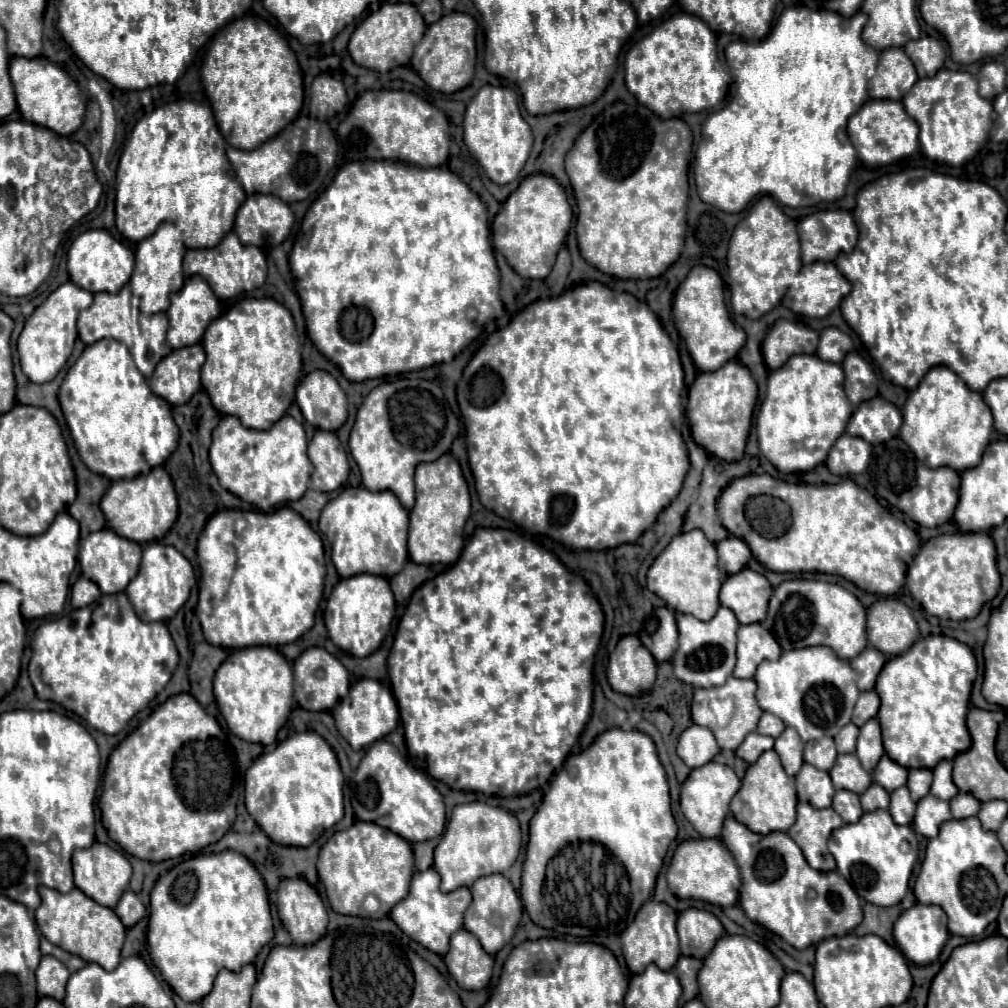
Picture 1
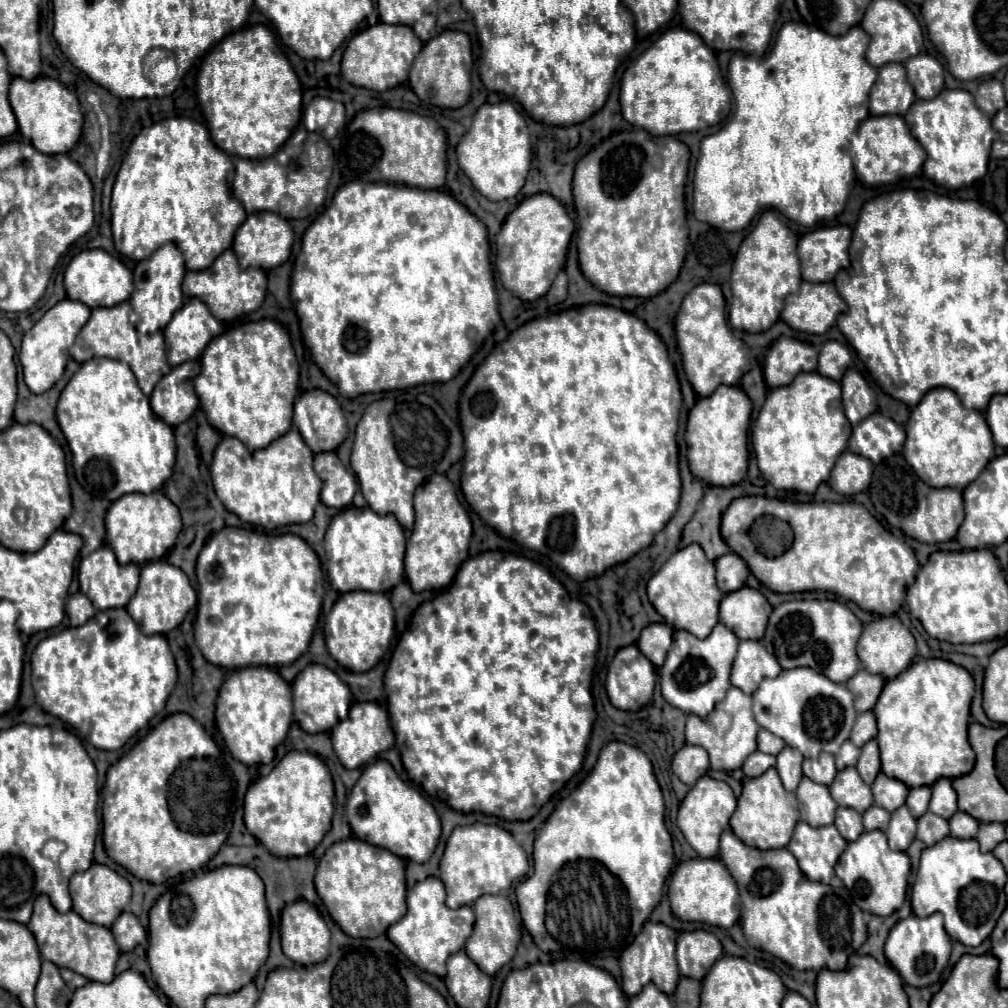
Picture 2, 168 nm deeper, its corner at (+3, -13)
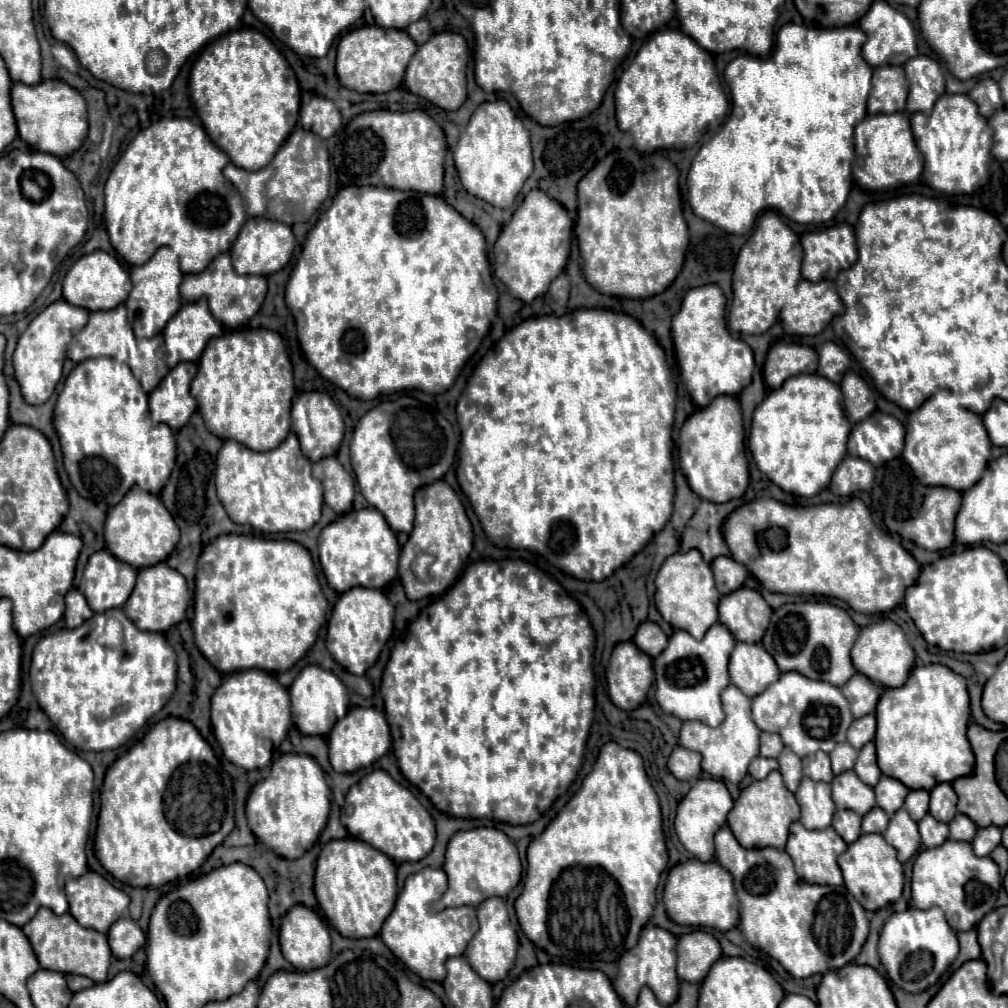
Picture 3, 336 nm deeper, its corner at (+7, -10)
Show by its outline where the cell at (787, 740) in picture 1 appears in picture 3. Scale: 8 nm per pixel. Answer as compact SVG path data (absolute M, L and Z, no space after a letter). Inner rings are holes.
M785 747L783 753L777 757L777 761L779 761L779 771L783 775L785 787L789 791L795 791L799 781L801 781L801 777L803 777L801 775L801 759L789 747Z

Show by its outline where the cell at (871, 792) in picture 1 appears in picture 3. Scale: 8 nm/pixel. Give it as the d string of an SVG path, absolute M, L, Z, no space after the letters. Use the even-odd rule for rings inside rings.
M873 807L867 815L863 815L863 833L883 833L887 829L887 813L883 809Z

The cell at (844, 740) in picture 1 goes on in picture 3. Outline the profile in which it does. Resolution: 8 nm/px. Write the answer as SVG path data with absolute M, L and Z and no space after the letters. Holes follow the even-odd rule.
M839 743L833 751L831 751L831 765L833 765L833 773L839 775L843 771L849 771L853 769L855 765L855 759L857 759L857 751L847 743Z

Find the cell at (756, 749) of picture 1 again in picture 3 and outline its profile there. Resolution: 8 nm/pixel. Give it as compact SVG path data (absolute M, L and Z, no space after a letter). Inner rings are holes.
M755 757L749 765L749 775L753 779L765 779L769 775L769 771L775 771L779 767L777 759L769 759L769 757Z

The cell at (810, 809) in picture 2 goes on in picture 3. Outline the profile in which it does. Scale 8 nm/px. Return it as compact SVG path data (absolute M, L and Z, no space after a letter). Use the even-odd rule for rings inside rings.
M803 777L795 797L801 807L799 821L807 829L825 829L831 825L835 803L831 799L829 783L817 783L817 781L811 781L809 777Z

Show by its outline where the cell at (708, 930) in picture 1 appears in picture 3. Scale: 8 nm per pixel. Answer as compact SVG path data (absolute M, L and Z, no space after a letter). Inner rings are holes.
M691 931L677 941L677 975L683 981L701 983L711 965L721 957L719 941L707 931Z

